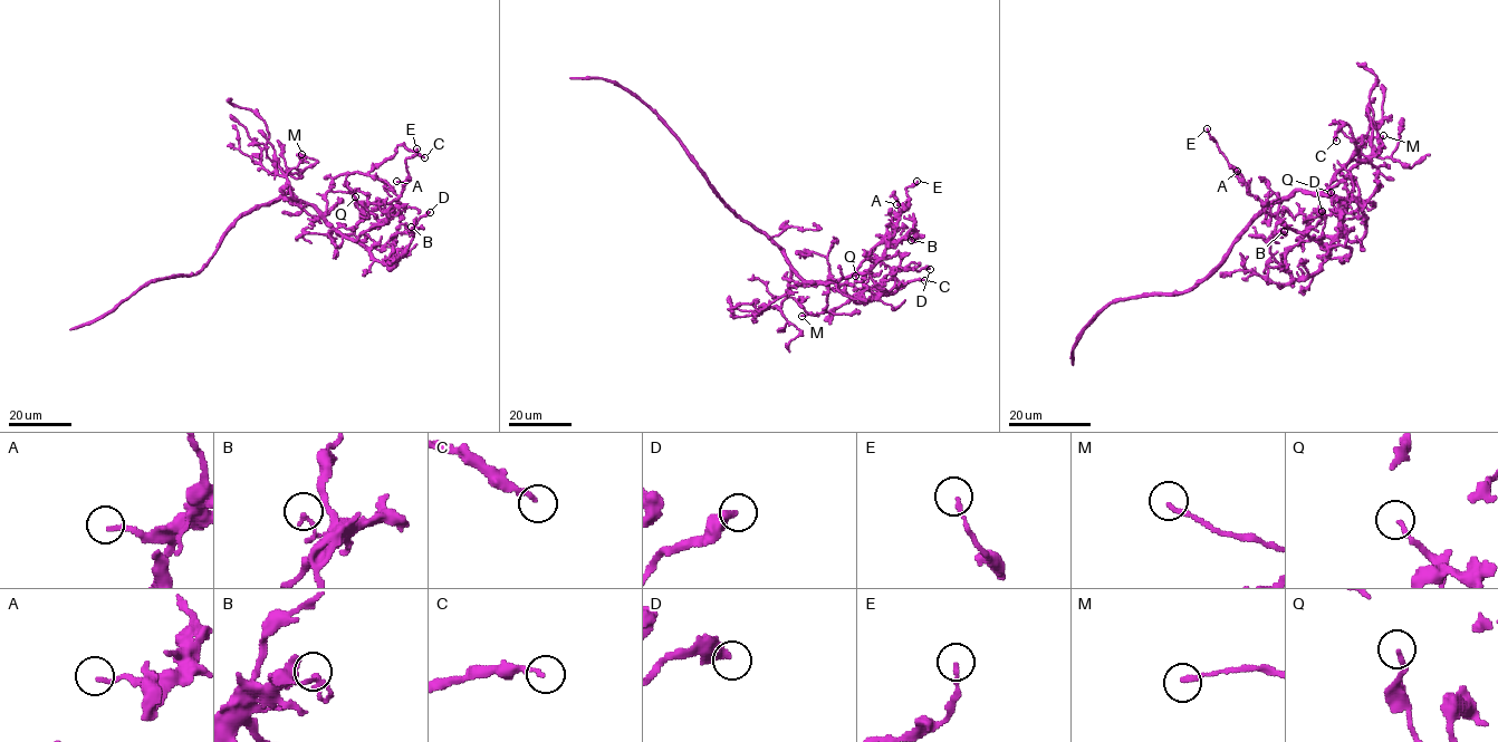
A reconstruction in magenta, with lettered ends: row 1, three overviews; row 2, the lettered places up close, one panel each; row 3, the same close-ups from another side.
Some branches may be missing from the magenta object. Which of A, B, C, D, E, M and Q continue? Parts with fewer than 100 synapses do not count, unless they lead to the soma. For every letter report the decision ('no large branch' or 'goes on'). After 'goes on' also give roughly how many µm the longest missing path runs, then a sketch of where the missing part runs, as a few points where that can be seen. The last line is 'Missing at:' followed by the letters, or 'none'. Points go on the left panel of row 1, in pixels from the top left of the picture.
A: no large branch
B: no large branch
C: no large branch
D: no large branch
E: no large branch
M: no large branch
Q: no large branch
Missing at: none

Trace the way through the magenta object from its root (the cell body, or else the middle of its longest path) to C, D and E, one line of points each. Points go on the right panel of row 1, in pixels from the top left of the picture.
C: (1275, 202), (1322, 192), (1343, 214), (1373, 194), (1376, 169), (1348, 161), (1348, 125), (1336, 141)
D: (1275, 202), (1297, 190), (1336, 198), (1340, 231), (1327, 258), (1342, 259), (1348, 247), (1319, 239), (1322, 211)
E: (1275, 202), (1297, 190), (1332, 194), (1337, 203), (1338, 233), (1323, 249), (1271, 215), (1249, 194), (1207, 128)

